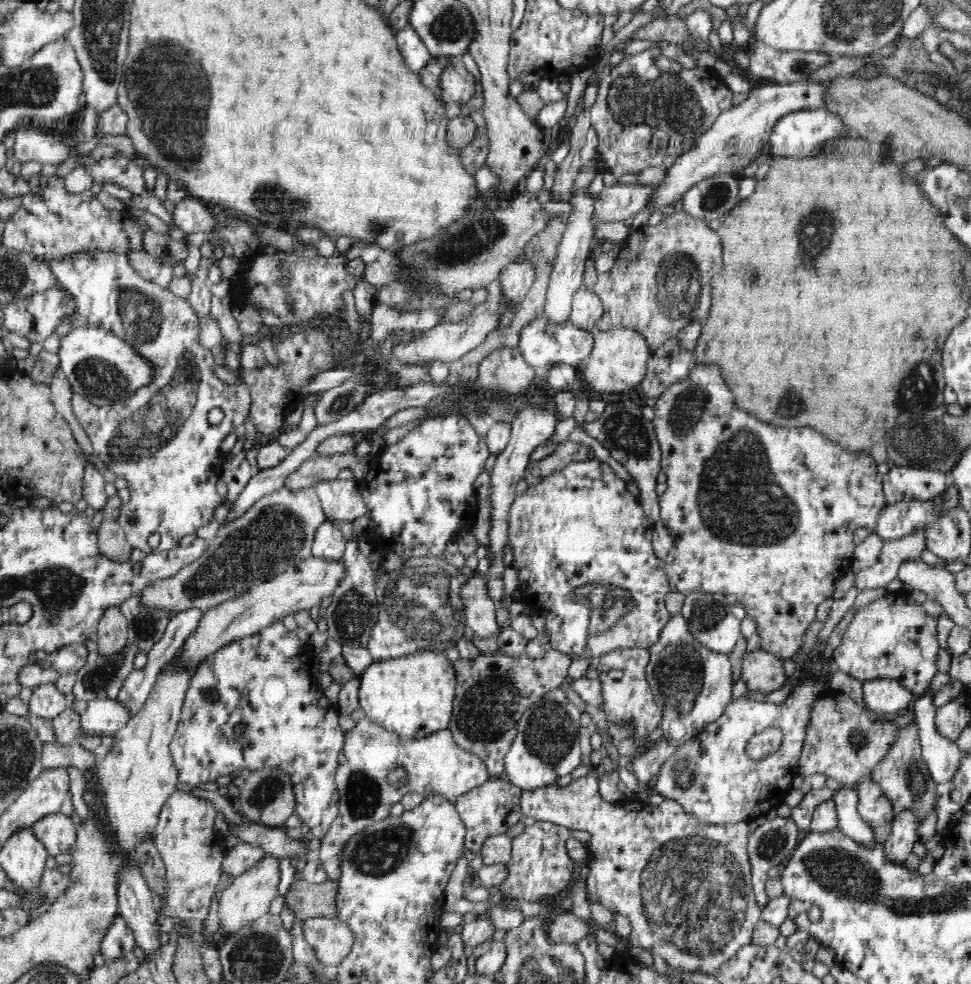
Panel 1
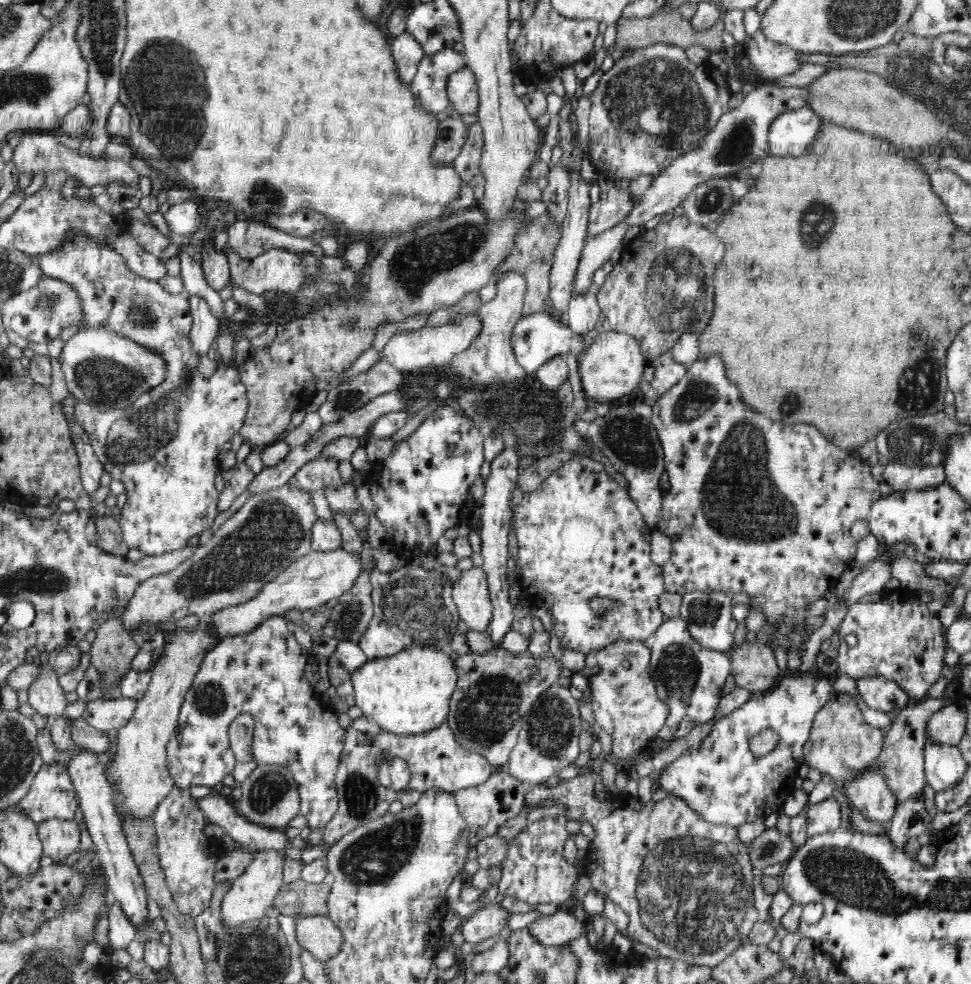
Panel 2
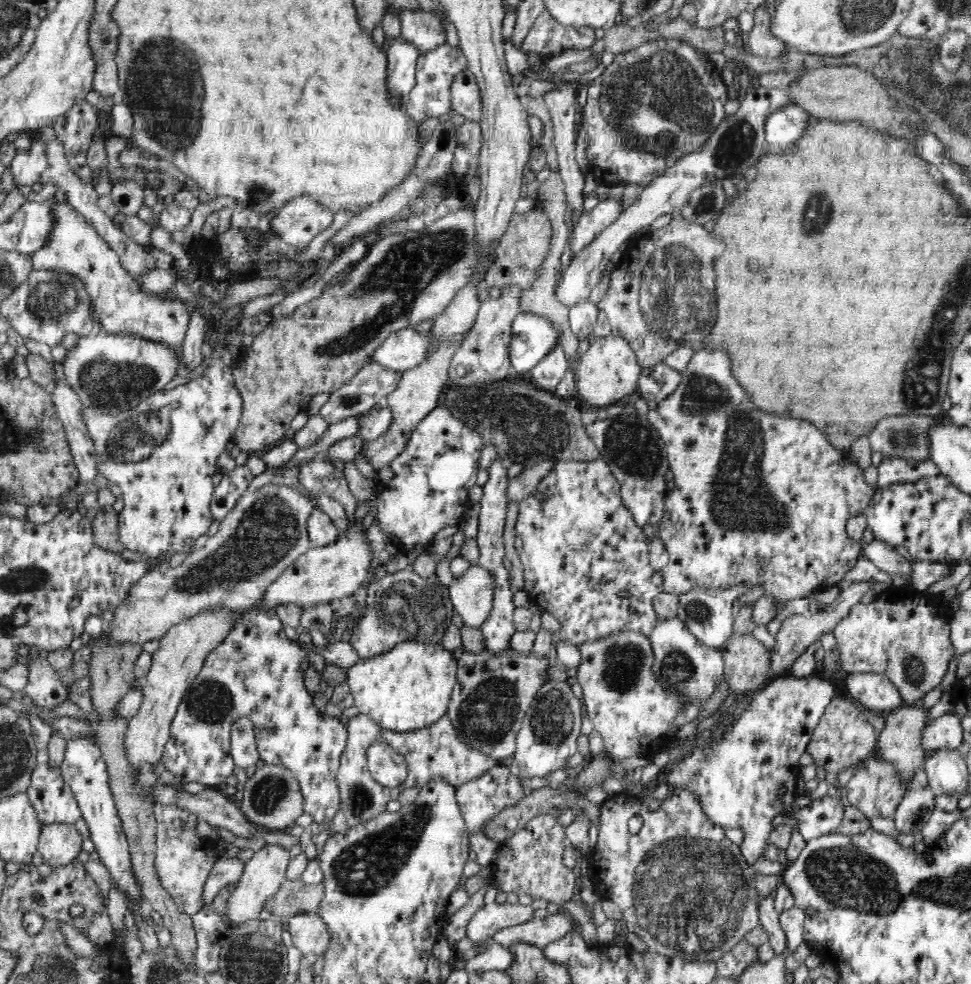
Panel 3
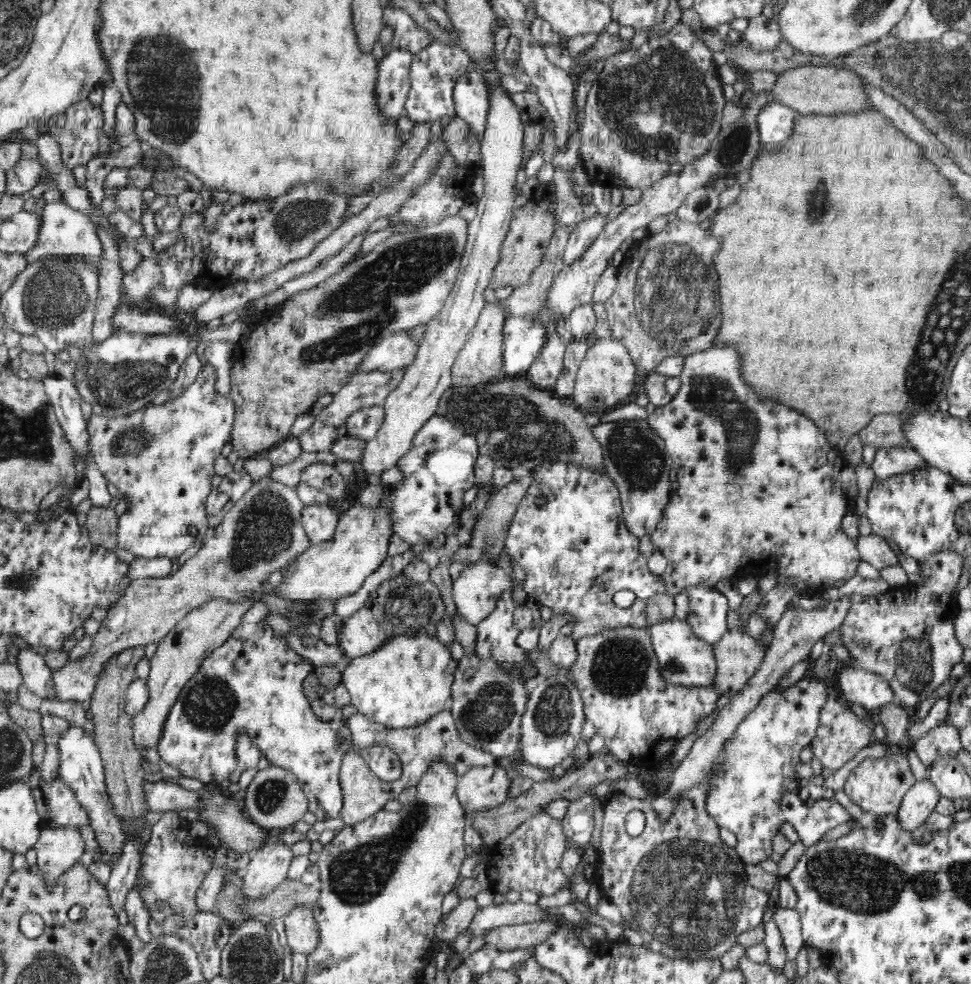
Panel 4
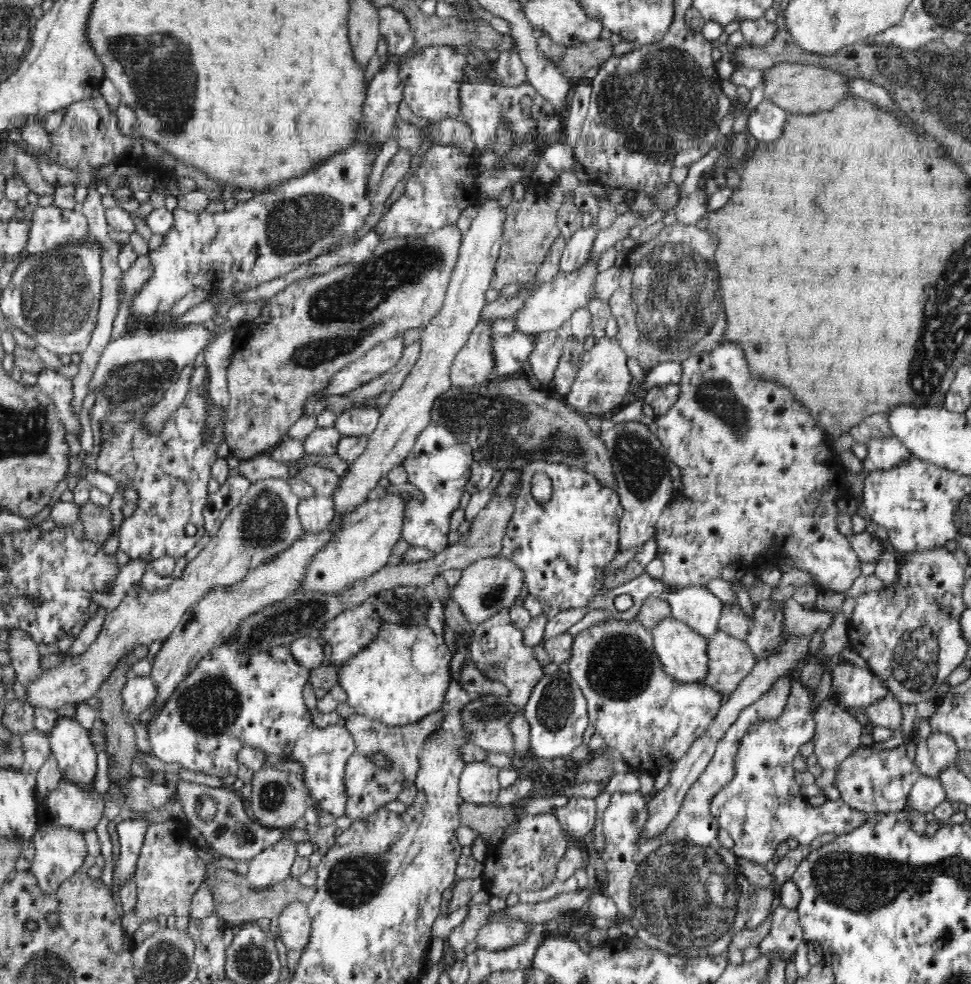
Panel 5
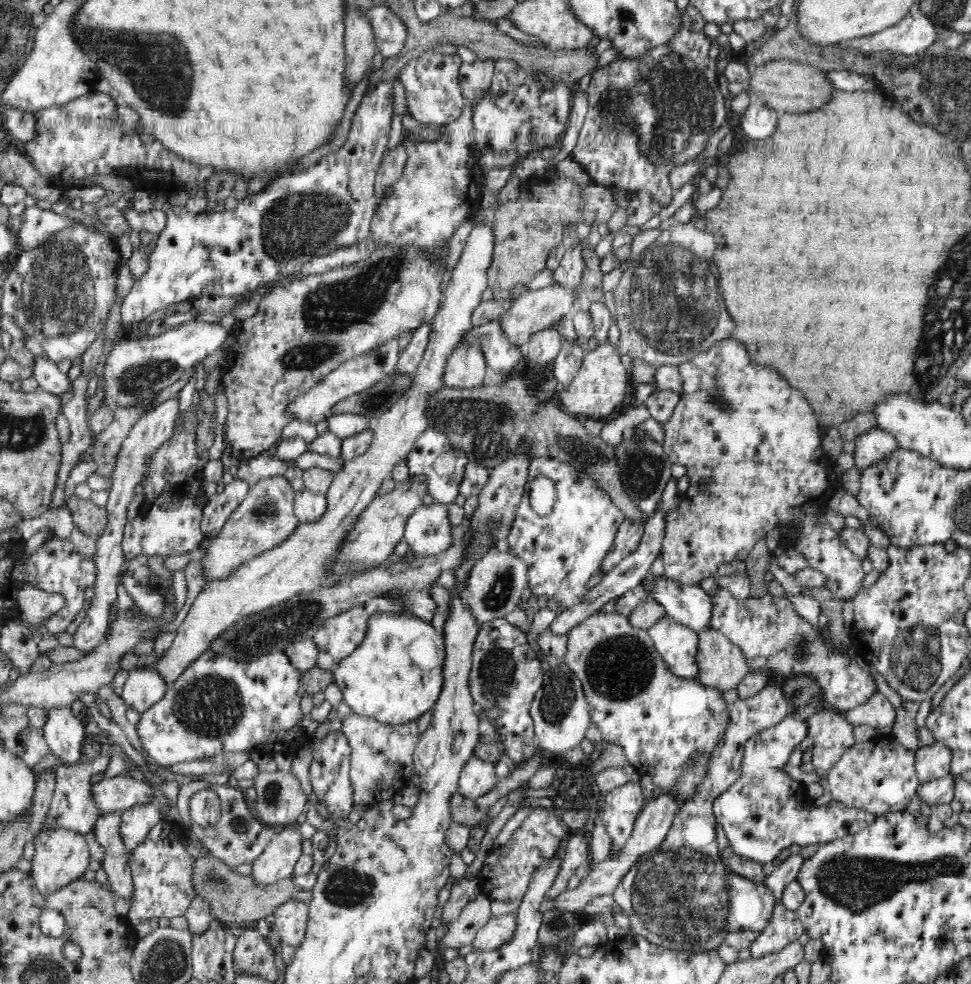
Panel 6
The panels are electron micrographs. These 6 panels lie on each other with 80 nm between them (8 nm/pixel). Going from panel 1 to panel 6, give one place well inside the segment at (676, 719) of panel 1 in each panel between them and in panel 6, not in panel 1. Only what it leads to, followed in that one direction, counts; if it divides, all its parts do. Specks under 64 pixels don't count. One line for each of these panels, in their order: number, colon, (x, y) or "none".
2: (689, 678)
3: (681, 664)
4: (685, 660)
5: (683, 653)
6: (677, 644)

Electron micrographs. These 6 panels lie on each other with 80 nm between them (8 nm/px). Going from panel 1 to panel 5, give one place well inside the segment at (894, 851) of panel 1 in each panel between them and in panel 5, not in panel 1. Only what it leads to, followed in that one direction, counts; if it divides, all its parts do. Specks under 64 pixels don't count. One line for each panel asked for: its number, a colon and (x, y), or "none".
2: (909, 820)
3: (912, 814)
4: (922, 797)
5: (927, 793)

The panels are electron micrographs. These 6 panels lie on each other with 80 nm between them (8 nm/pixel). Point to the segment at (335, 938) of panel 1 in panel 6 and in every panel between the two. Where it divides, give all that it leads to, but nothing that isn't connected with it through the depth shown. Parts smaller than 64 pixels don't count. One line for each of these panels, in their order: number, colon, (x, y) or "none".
2: (320, 935)
3: (310, 933)
4: (303, 934)
5: (295, 924)
6: (291, 920)

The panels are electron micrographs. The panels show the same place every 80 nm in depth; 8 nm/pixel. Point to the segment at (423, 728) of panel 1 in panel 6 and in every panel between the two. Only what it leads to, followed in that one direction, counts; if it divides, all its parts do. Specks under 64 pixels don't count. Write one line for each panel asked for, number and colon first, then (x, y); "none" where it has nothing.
2: (410, 693)
3: (409, 688)
4: (408, 681)
5: (404, 675)
6: (395, 675)

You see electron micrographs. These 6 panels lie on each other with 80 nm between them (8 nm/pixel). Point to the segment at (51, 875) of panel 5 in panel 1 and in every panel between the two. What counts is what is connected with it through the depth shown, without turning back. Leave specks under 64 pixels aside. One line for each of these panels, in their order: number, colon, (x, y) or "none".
1: (56, 831)
2: (60, 837)
3: (60, 843)
4: (58, 848)

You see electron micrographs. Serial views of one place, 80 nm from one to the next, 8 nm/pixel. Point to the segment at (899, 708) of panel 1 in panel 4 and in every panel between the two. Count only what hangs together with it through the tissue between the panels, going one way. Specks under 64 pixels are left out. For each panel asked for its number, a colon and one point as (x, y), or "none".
2: (882, 694)
3: (875, 692)
4: (861, 688)

